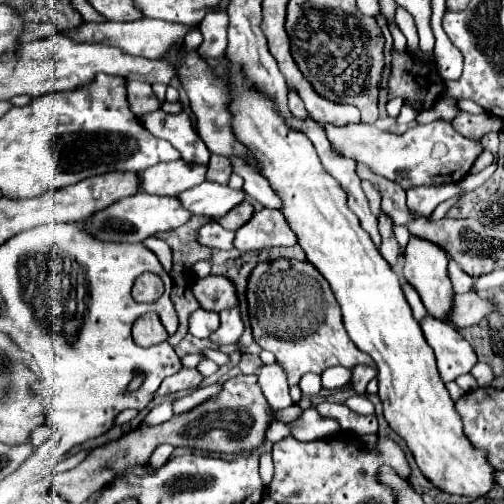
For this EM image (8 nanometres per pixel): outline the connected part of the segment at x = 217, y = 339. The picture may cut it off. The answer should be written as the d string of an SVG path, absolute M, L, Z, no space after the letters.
M231 307L227 311L221 311L221 327L209 337L217 345L229 345L237 343L243 335L243 321L239 307Z

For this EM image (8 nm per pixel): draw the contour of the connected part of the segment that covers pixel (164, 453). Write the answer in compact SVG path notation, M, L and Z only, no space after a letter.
M163 444L161 447L157 447L155 453L153 453L153 459L149 461L149 467L151 467L151 469L159 469L157 465L159 465L159 463L165 463L167 459L171 457L171 453L173 453L173 447L169 444Z

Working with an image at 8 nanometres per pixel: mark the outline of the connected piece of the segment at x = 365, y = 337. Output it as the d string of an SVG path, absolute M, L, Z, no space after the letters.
M183 45L169 51L165 57L173 61L179 59L179 79L189 95L199 137L211 153L223 157L243 155L251 167L255 167L255 171L259 171L261 163L261 175L283 199L281 211L287 217L289 227L295 231L299 245L307 253L309 263L315 265L315 269L329 281L331 291L341 305L343 323L351 341L373 357L379 369L379 397L385 419L393 431L405 439L419 469L427 479L447 493L471 497L483 497L489 493L491 485L495 483L495 469L491 469L483 451L467 443L467 437L463 435L461 417L455 411L455 405L437 371L435 353L423 339L421 325L415 321L403 295L399 275L391 269L391 265L385 263L371 237L359 225L355 213L347 207L347 197L343 195L339 183L327 171L323 171L311 141L303 133L291 129L275 111L273 101L249 87L241 75L241 69L235 67L227 57L207 61L211 67L229 65L225 83L225 67L219 67L219 73L213 73L197 51L181 51Z

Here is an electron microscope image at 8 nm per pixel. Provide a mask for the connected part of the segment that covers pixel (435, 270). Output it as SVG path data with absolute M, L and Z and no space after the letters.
M411 237L411 241L407 243L403 279L417 289L427 313L441 321L447 321L447 315L451 313L451 299L455 297L451 279L447 275L447 263L449 263L449 259L447 259L445 251L441 251L441 247L437 247L435 243L429 243L419 237Z

